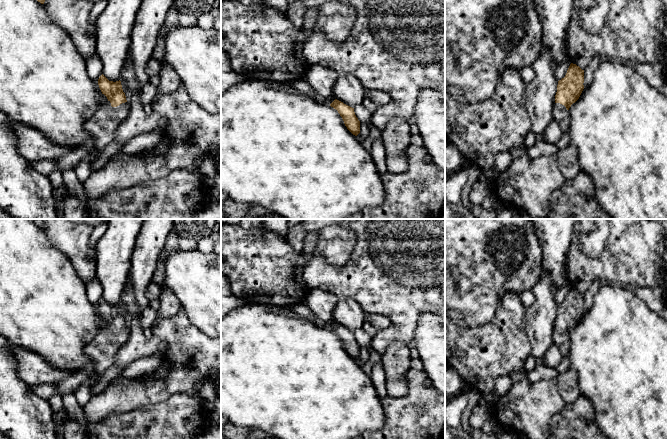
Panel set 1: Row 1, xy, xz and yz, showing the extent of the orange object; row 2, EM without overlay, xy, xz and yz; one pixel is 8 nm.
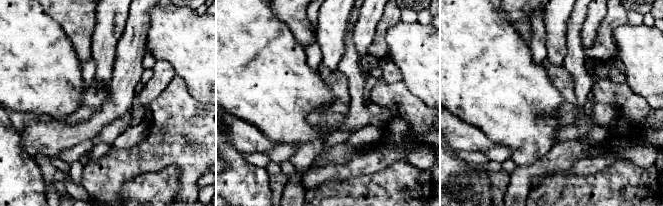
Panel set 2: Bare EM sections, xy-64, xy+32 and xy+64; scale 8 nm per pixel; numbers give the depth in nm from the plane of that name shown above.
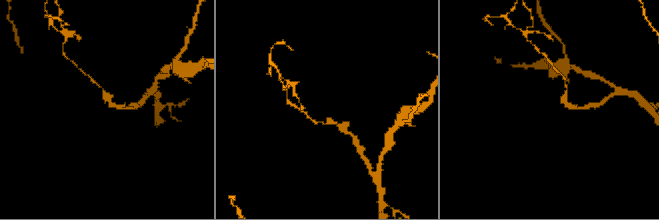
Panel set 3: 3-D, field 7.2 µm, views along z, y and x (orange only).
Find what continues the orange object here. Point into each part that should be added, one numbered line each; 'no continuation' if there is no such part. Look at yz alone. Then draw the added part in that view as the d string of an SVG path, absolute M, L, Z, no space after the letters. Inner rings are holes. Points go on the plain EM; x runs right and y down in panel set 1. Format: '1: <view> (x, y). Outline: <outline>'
1: yz (560, 338). Outline: M554 327L553 343L558 346L562 357L568 356L570 348L570 338L564 329L560 327Z

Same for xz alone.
1: xz (318, 322). Outline: M315 318L313 323L320 328L328 328L328 329L330 329L335 324L335 322L333 321L324 322L323 320L319 318Z

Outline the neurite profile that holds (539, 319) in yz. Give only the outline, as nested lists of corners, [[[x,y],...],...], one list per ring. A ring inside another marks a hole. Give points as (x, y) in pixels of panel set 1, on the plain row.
[[[542,271],[532,292],[535,302],[526,309],[524,323],[530,339],[531,355],[541,362],[554,344],[553,329],[558,309],[554,300],[552,278],[547,271]]]

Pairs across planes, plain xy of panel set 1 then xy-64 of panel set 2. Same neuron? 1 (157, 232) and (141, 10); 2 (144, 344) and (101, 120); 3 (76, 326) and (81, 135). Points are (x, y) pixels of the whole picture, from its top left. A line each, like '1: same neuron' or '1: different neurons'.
1: same neuron
2: different neurons
3: different neurons

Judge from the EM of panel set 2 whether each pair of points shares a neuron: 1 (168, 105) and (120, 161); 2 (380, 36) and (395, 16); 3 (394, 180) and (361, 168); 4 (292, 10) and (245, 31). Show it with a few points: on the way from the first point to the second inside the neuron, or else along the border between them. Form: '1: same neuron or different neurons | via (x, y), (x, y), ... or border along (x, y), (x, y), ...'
1: same neuron | via (168, 122), (168, 125), (137, 156)
2: same neuron | via (381, 31), (390, 20)
3: different neurons | border along (394, 161), (377, 171), (350, 178)
4: different neurons | border along (271, 10), (293, 34)

